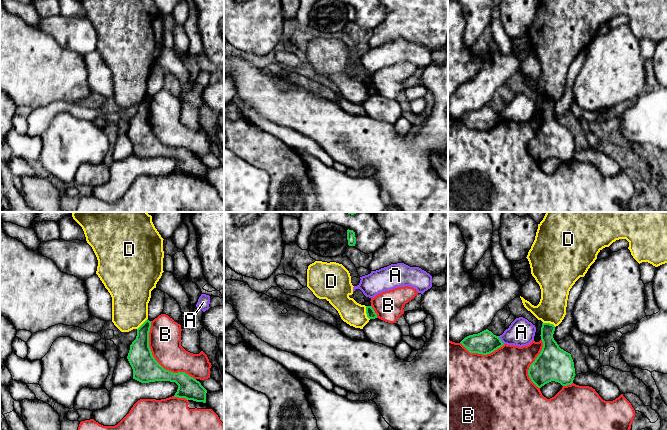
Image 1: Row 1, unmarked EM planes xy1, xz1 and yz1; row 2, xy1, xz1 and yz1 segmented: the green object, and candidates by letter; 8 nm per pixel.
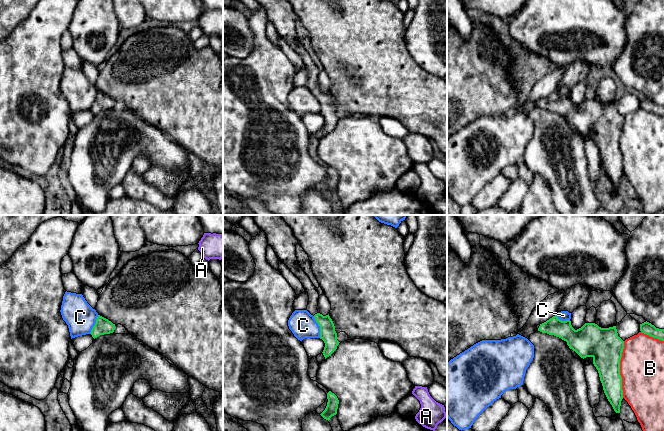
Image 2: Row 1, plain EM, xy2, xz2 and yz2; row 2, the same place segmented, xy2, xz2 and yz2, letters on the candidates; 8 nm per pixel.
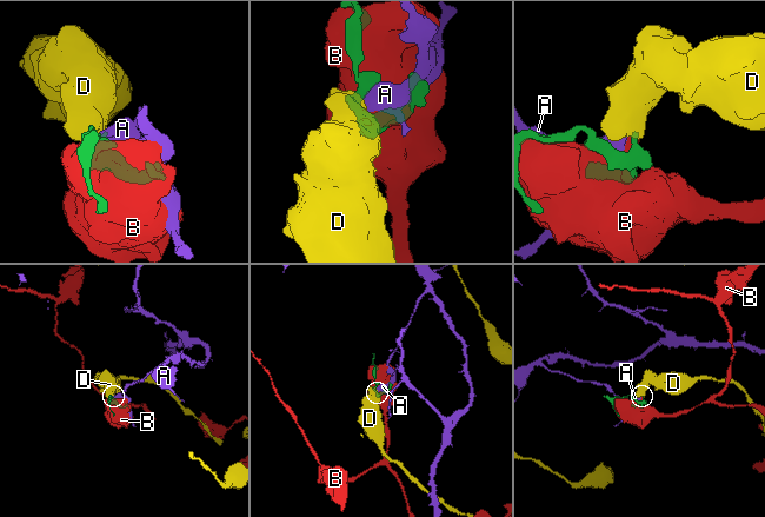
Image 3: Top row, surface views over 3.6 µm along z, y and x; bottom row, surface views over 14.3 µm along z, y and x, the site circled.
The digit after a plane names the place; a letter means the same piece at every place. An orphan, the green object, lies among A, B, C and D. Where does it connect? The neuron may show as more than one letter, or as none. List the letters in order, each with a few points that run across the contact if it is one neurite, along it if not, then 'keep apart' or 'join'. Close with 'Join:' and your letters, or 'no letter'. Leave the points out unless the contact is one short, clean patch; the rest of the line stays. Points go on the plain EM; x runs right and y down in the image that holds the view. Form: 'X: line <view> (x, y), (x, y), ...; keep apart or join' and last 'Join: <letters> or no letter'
A: keep apart
B: keep apart
C: line xz2 (313, 92), (319, 102), (320, 113); keep apart
D: line xz1 (365, 82), (365, 88), (369, 95); keep apart
Join: no letter

